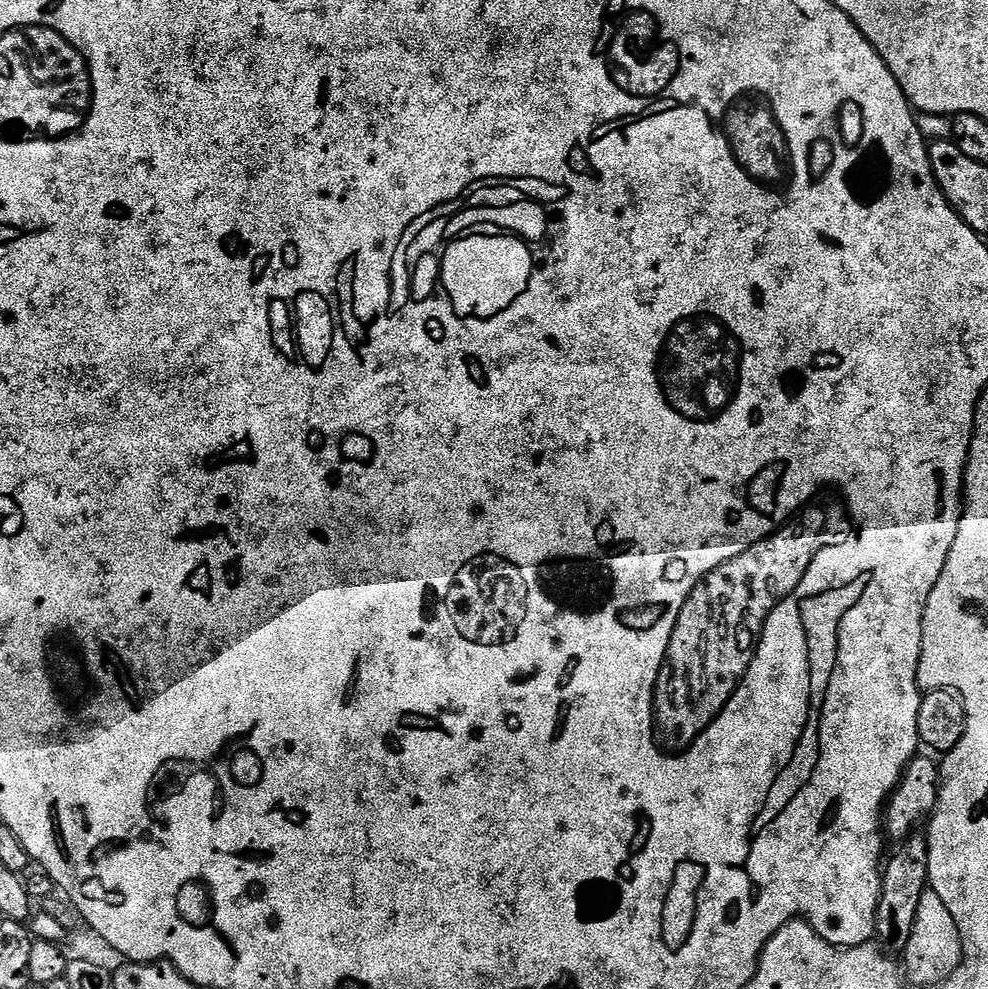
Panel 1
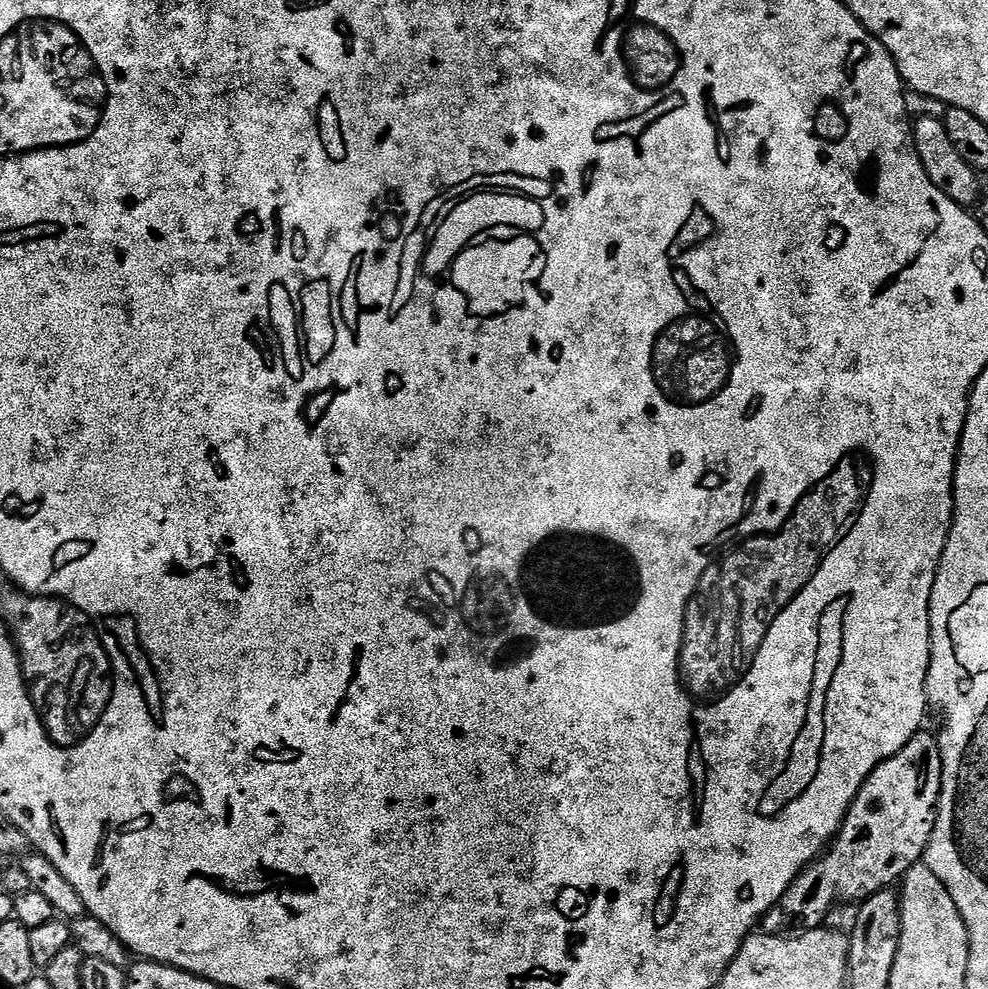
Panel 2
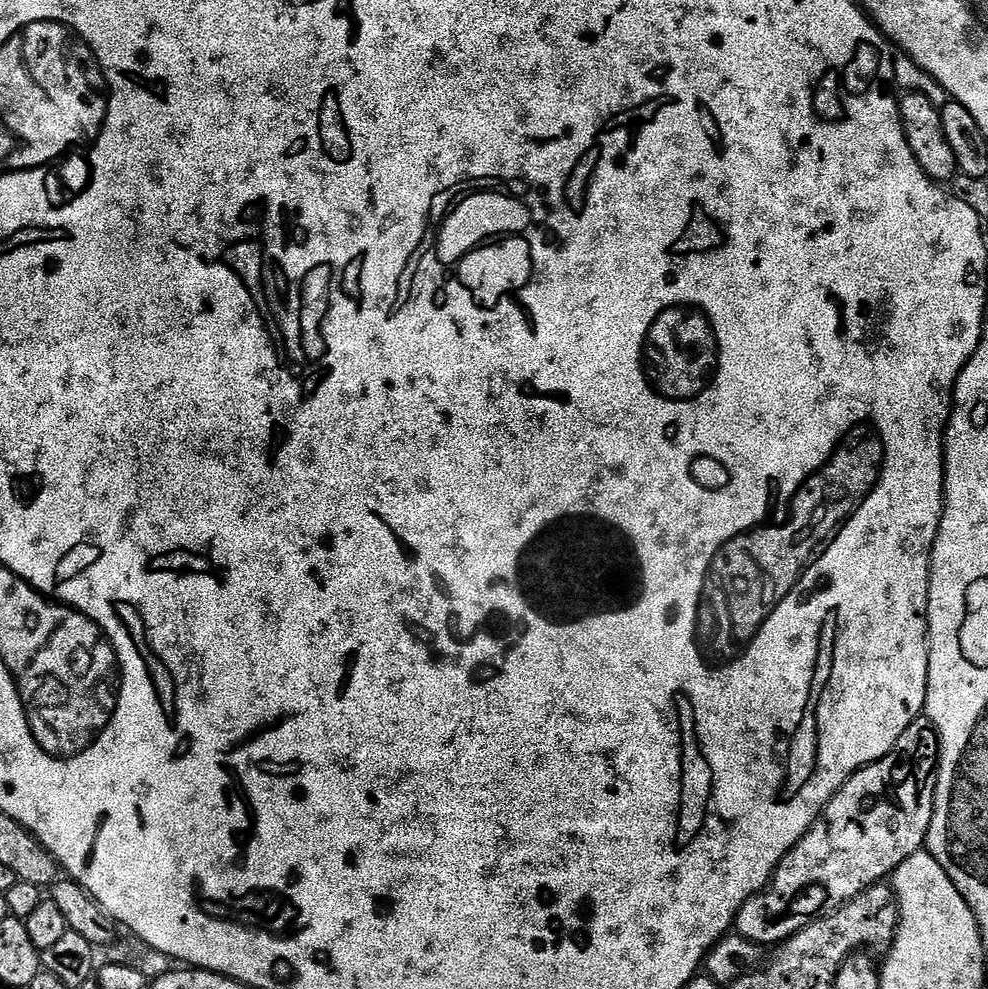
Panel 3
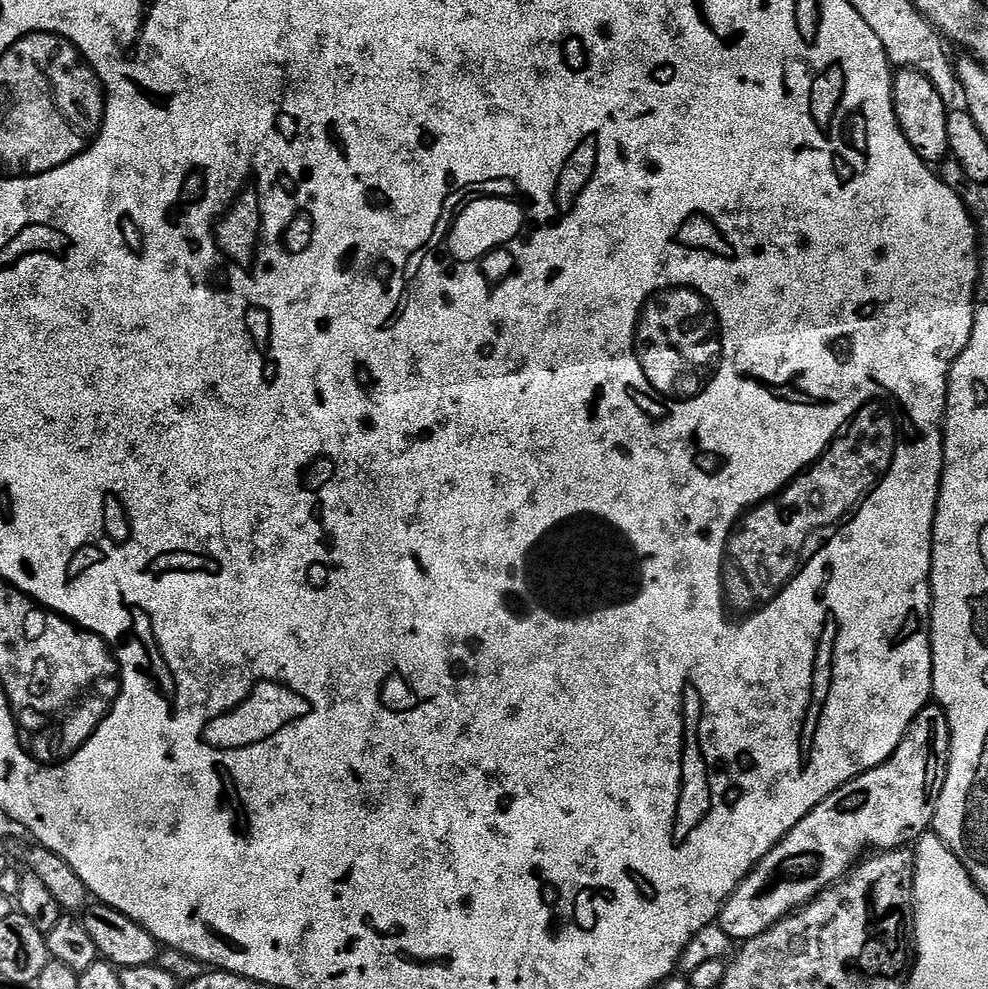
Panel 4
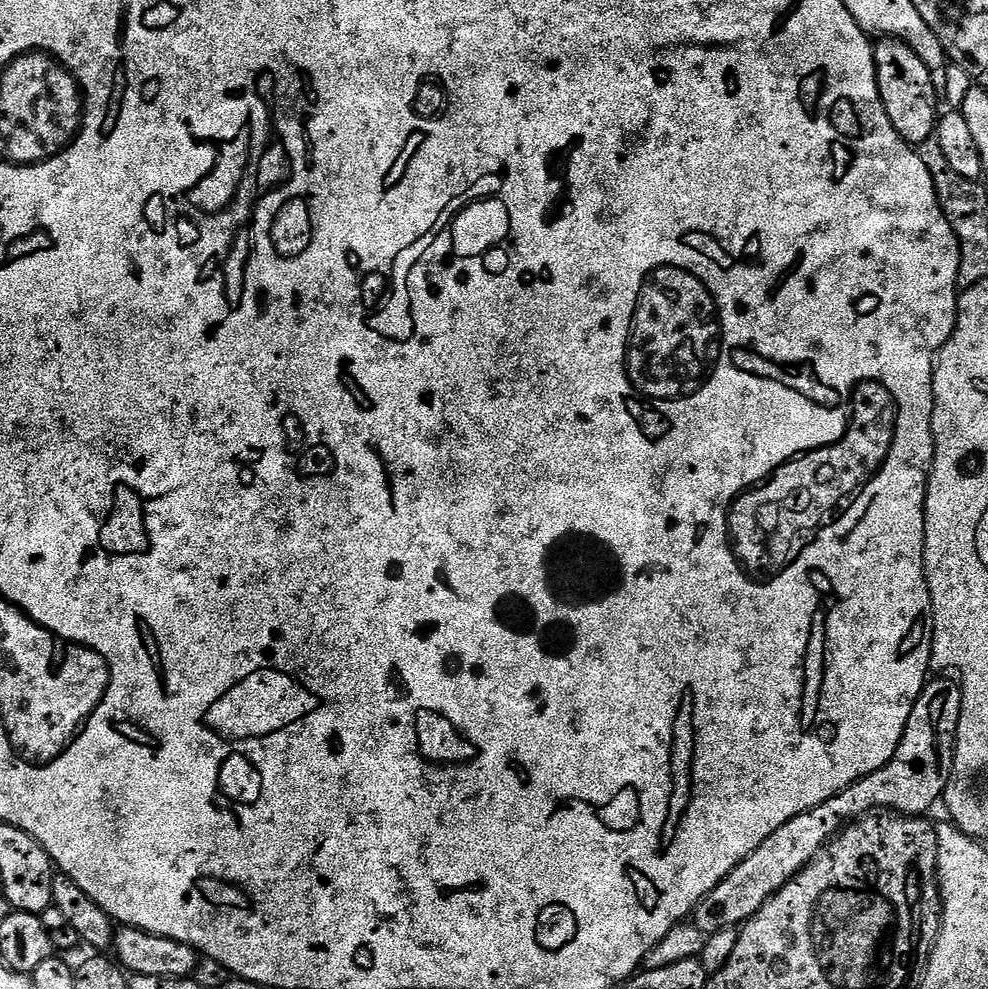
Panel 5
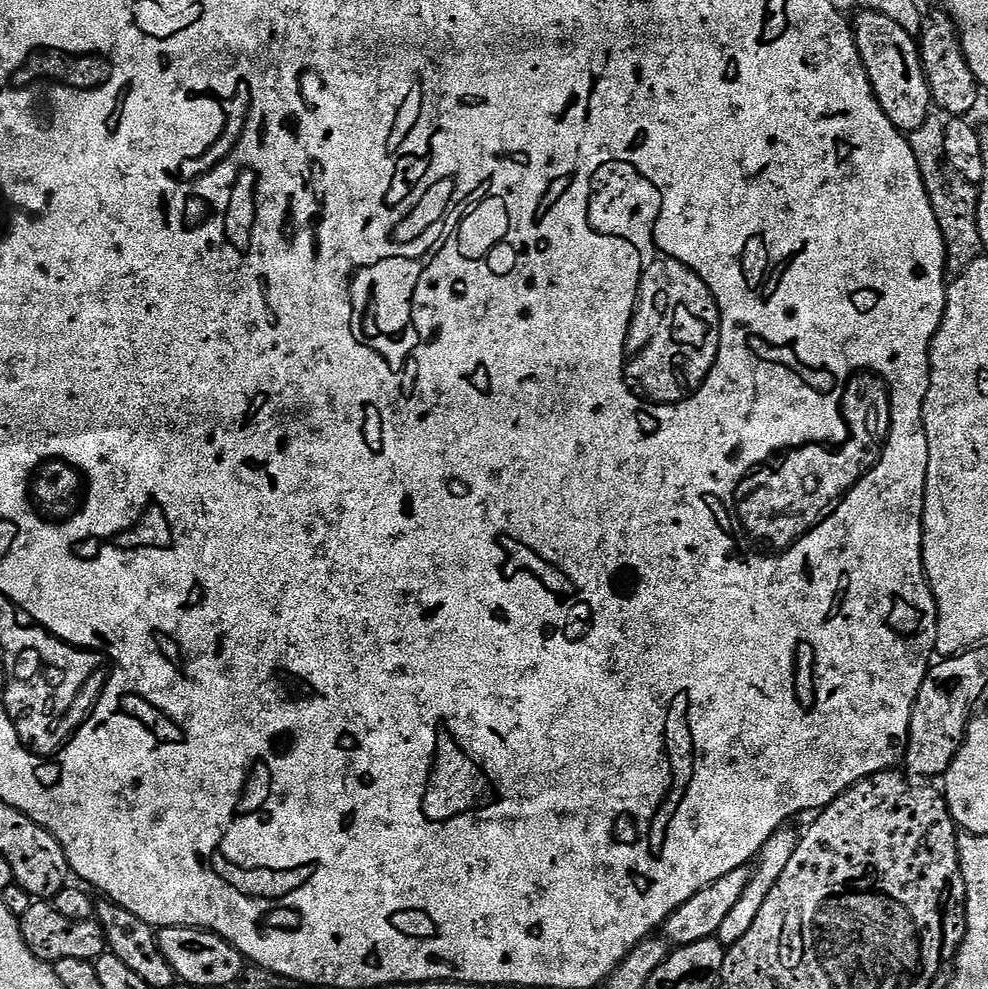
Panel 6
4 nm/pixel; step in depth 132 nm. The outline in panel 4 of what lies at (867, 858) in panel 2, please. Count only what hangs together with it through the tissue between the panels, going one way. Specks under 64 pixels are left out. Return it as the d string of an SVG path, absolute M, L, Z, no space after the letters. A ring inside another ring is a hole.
M929 706L920 711L916 721L908 727L898 750L885 764L863 772L858 778L843 784L821 804L814 806L814 810L806 814L806 818L802 818L802 822L798 822L798 826L794 826L794 830L790 830L790 834L786 834L786 838L782 838L782 842L774 846L766 858L762 858L762 862L758 862L758 866L737 886L734 894L730 894L718 917L720 929L728 935L728 939L747 942L758 938L784 917L791 916L827 888L844 879L865 854L873 850L904 850L915 845L932 828L936 803L948 773L949 742L948 719L941 708Z

